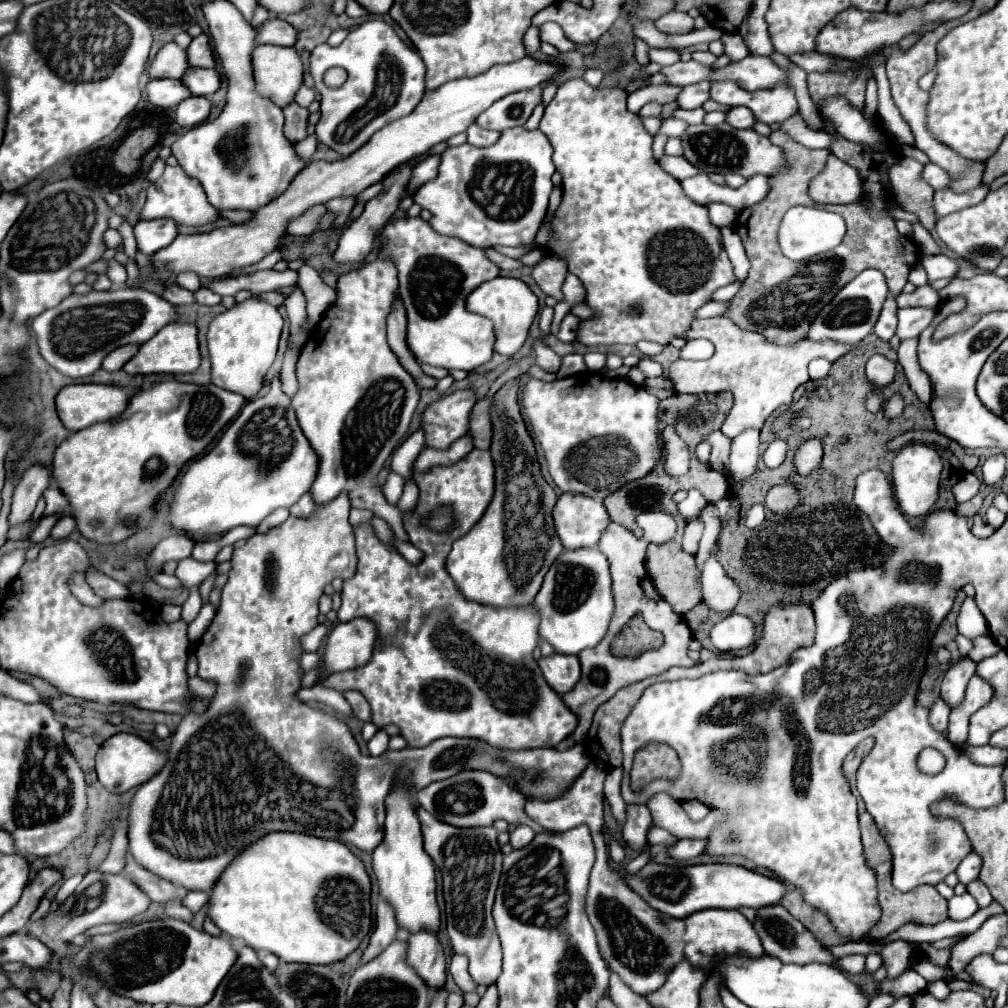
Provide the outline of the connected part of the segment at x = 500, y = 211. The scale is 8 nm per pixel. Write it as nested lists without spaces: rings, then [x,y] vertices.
[[[522,126],[504,130],[494,146],[476,148],[470,144],[462,144],[456,148],[446,148],[442,154],[442,162],[438,168],[438,176],[424,186],[420,186],[414,194],[414,202],[432,212],[428,224],[432,230],[442,236],[456,236],[466,244],[476,246],[480,242],[482,248],[490,246],[522,246],[534,242],[534,236],[544,222],[548,210],[548,198],[552,190],[552,146],[548,138],[540,130],[524,130]]]

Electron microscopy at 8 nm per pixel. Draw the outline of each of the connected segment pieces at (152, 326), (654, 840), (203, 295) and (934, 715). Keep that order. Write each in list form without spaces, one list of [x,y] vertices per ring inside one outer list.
[[[118,288],[108,292],[72,294],[56,308],[50,308],[34,318],[32,330],[42,358],[60,374],[70,378],[84,378],[94,374],[102,360],[118,346],[150,340],[162,326],[176,320],[174,306],[164,298],[142,288]]]
[[[650,828],[650,830],[648,830],[648,844],[650,844],[650,846],[662,844],[662,842],[672,844],[674,840],[676,840],[676,838],[672,838],[672,834],[666,832],[666,830],[662,830],[662,828]]]
[[[198,288],[196,290],[196,302],[198,304],[206,304],[206,306],[214,306],[214,304],[220,304],[220,296],[214,294],[210,288]]]
[[[938,700],[938,702],[930,708],[930,724],[932,724],[938,732],[942,732],[942,734],[946,734],[948,712],[950,712],[950,708],[948,708],[948,704],[946,704],[944,700]]]

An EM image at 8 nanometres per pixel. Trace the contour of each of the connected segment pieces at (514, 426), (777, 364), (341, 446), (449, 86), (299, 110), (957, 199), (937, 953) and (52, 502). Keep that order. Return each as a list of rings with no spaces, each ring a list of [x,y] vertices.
[[[512,378],[492,396],[490,454],[496,468],[494,498],[478,524],[454,542],[446,560],[446,568],[462,594],[488,606],[532,604],[548,568],[564,550],[552,518],[558,494],[540,472],[534,440],[520,414],[518,388],[520,380]]]
[[[728,316],[694,320],[688,330],[690,338],[706,338],[716,346],[716,352],[708,360],[692,362],[692,360],[676,360],[668,368],[668,378],[674,382],[676,392],[680,394],[702,394],[702,392],[732,392],[734,404],[732,412],[720,429],[728,438],[736,438],[738,434],[756,428],[760,430],[766,418],[782,404],[792,402],[794,390],[809,381],[808,362],[812,358],[824,356],[830,362],[836,362],[844,354],[856,348],[856,344],[840,344],[840,342],[814,342],[810,338],[798,340],[796,344],[778,346],[768,342],[760,332],[742,330],[738,324],[728,320]]]
[[[392,260],[364,264],[362,268],[344,274],[338,280],[336,290],[338,298],[330,308],[330,318],[326,312],[320,324],[308,334],[308,342],[304,344],[296,364],[296,378],[300,382],[300,388],[292,398],[292,408],[296,410],[296,418],[304,436],[318,454],[318,474],[310,488],[310,494],[312,500],[316,500],[316,506],[324,506],[338,494],[346,492],[352,508],[372,510],[376,516],[384,518],[390,524],[400,540],[408,540],[402,528],[402,514],[398,506],[390,504],[384,498],[378,484],[378,474],[392,450],[406,434],[420,400],[414,378],[402,368],[398,358],[390,354],[390,346],[386,342],[386,316],[394,298],[398,296],[396,266],[392,264]]]
[[[526,56],[510,64],[494,64],[488,72],[482,72],[480,76],[452,80],[436,90],[428,90],[412,114],[378,130],[372,136],[372,140],[368,140],[368,144],[364,144],[352,156],[336,162],[326,162],[326,160],[308,162],[292,180],[292,184],[286,188],[286,192],[280,194],[276,200],[272,200],[270,204],[266,204],[264,208],[258,208],[254,212],[254,218],[250,218],[248,222],[220,226],[204,234],[178,234],[178,238],[168,248],[152,254],[150,258],[156,280],[180,272],[196,272],[198,276],[216,280],[222,276],[232,276],[236,268],[246,268],[260,262],[266,254],[274,252],[280,246],[282,238],[286,236],[288,222],[302,216],[308,208],[316,204],[326,204],[328,200],[338,196],[358,196],[362,190],[366,190],[368,186],[376,184],[386,174],[390,174],[398,164],[414,156],[426,154],[434,144],[444,142],[454,134],[466,132],[466,128],[472,122],[476,122],[476,118],[492,102],[500,100],[510,92],[518,92],[524,88],[528,90],[542,82],[548,82],[558,72],[560,72],[558,66],[550,62],[538,62]]]
[[[292,102],[290,106],[284,108],[284,116],[286,116],[286,124],[284,124],[284,134],[286,138],[292,142],[292,144],[298,144],[302,142],[308,132],[306,132],[306,126],[308,126],[308,110],[298,106],[296,102]]]
[[[978,184],[972,188],[972,192],[954,192],[952,188],[940,188],[934,190],[934,208],[938,216],[946,216],[952,212],[958,212],[962,208],[974,206],[984,200],[984,196],[990,192],[990,184]]]
[[[918,944],[918,950],[922,950],[934,964],[938,964],[938,966],[948,966],[948,954],[950,954],[950,948],[948,950],[934,950],[934,948],[930,948],[928,944]]]
[[[52,480],[52,482],[50,482],[50,486],[46,488],[44,498],[46,498],[46,510],[44,510],[44,516],[56,514],[56,512],[60,512],[62,516],[70,514],[70,504],[68,504],[66,496],[62,494],[62,490],[58,488],[58,484],[56,484],[54,480]]]

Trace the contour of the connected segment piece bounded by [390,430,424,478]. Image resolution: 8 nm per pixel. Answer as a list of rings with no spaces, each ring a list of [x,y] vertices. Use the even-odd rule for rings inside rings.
[[[416,430],[404,440],[400,448],[393,452],[392,462],[390,462],[391,469],[402,474],[404,478],[412,478],[412,464],[418,458],[422,448],[424,448],[424,432]]]

